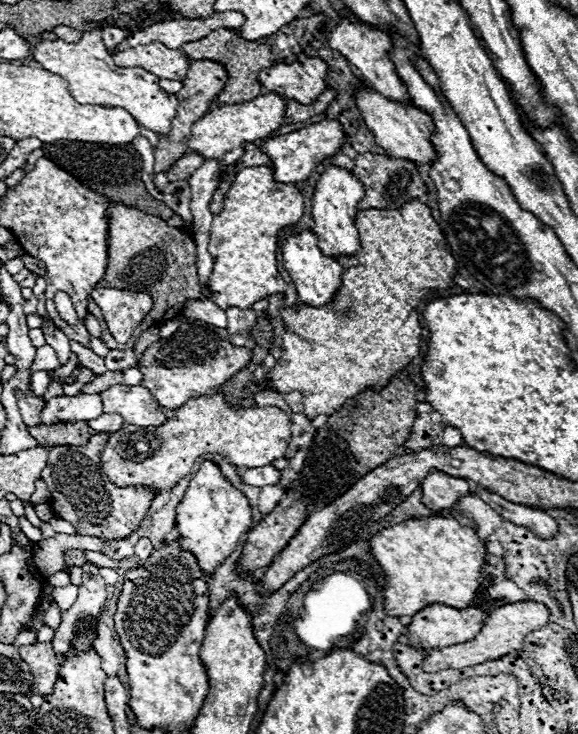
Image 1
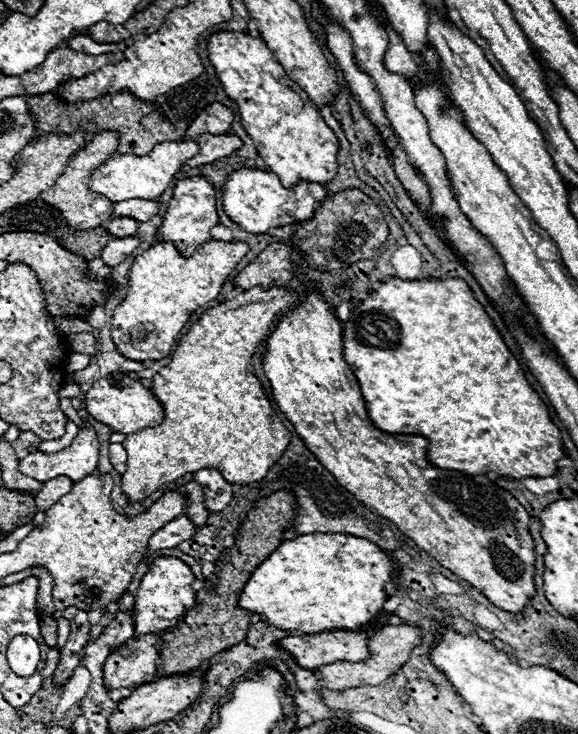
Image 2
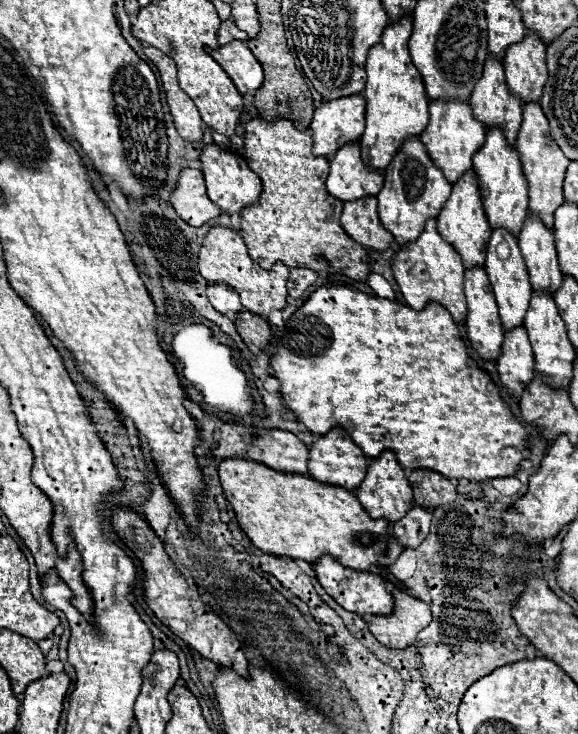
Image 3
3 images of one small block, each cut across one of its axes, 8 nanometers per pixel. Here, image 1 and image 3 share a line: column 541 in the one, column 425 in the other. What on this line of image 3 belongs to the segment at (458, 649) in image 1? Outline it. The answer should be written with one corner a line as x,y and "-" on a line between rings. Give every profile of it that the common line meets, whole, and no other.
394,590
394,612
388,618
372,616
368,628
374,638
386,648
408,648
414,644
420,630
432,622
430,606
406,592

